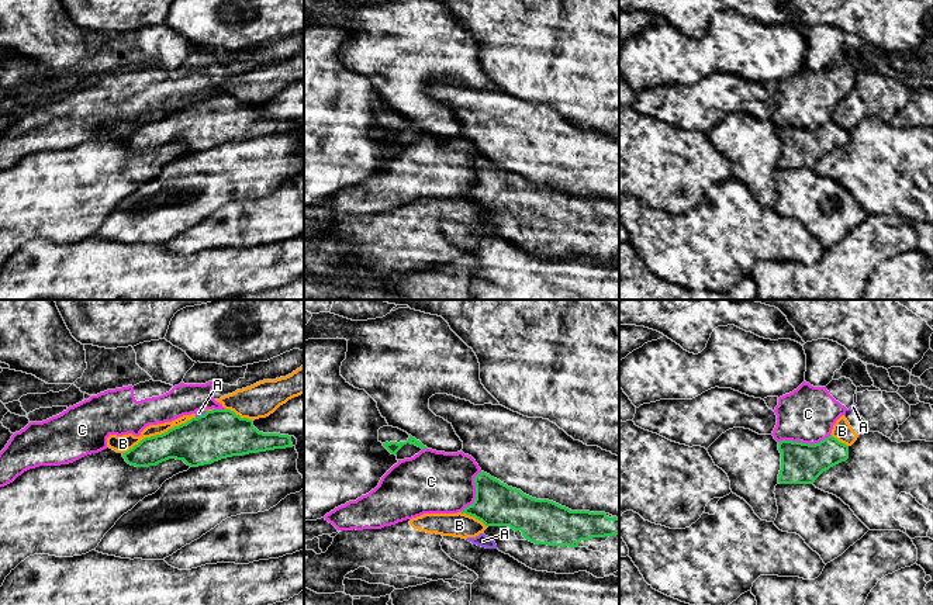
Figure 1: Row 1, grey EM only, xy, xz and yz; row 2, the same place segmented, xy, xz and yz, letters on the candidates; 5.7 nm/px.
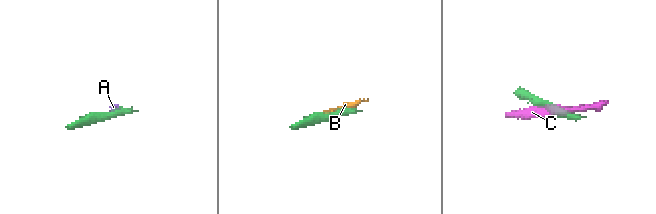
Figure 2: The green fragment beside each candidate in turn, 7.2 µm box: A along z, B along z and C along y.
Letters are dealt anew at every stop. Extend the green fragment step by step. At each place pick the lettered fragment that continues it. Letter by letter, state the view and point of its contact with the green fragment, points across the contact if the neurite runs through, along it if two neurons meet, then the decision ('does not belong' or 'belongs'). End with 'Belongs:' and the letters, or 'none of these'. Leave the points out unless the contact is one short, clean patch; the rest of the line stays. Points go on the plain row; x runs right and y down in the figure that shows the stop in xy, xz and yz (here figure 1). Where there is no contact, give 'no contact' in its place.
A: xy (201, 100) | along xy (207, 96), (196, 103) | does not belong
B: xy (158, 120) | does not belong
C: yz (804, 128) | does not belong
Belongs: none of these

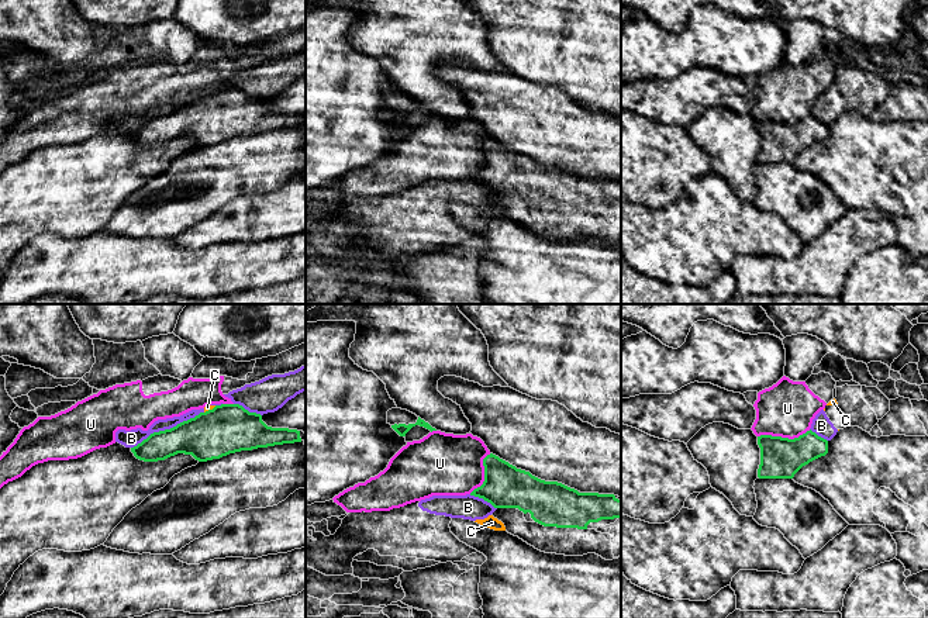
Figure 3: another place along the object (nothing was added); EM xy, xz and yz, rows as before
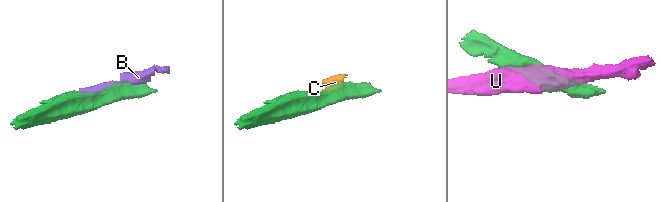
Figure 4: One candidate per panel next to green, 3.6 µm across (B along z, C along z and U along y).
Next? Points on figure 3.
B: xy (166, 114) | does not belong
C: xy (210, 95) | along xy (216, 90), (204, 97) | does not belong
U: yz (783, 123) | does not belong
Belongs: none of these

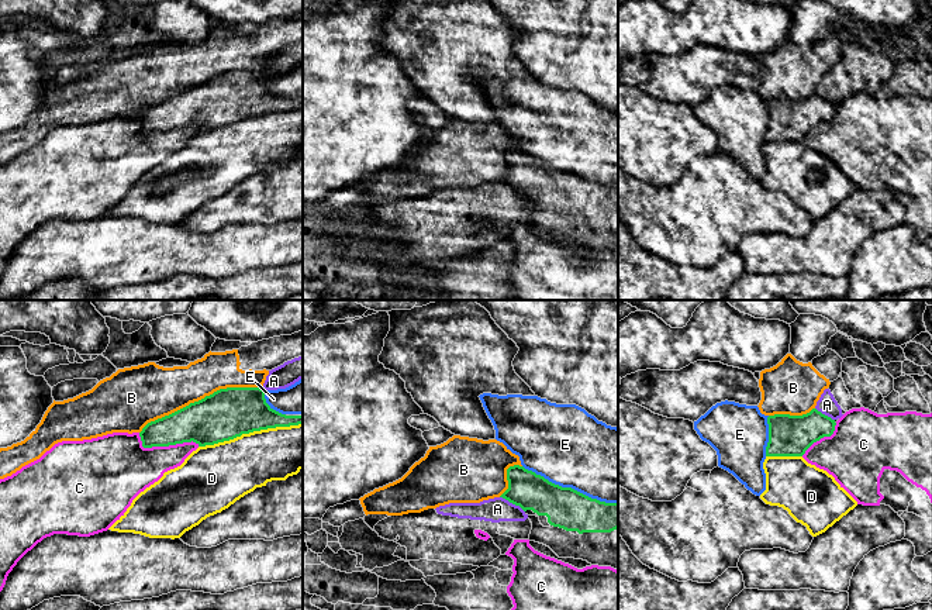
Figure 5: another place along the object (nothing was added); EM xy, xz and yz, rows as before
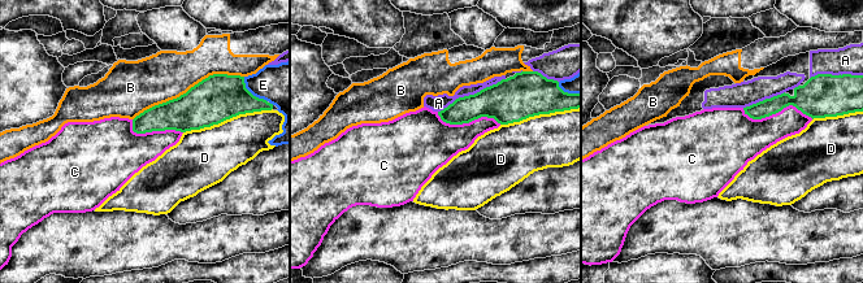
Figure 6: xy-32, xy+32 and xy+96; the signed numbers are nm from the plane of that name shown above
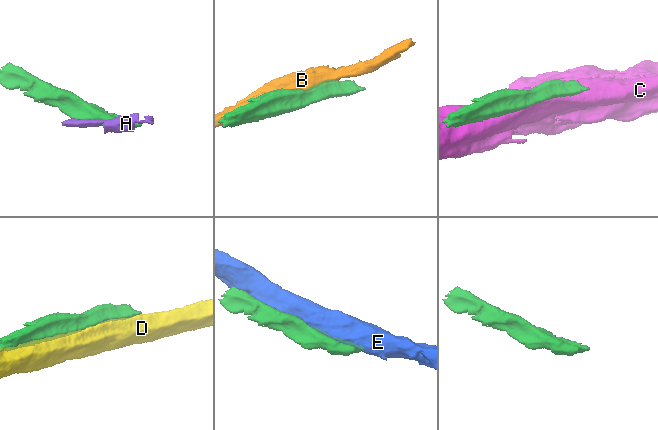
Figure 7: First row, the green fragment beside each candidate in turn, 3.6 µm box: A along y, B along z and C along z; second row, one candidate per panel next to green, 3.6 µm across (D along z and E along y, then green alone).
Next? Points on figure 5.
A: xz (513, 188) | does not belong
B: xy (202, 83) | does not belong
C: xy (165, 130) | does not belong
D: xy (249, 116) | does not belong
E: xz (570, 172) | does not belong
Belongs: none of these

